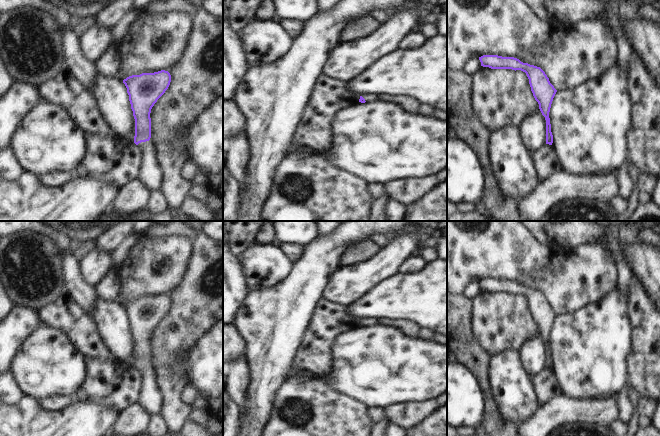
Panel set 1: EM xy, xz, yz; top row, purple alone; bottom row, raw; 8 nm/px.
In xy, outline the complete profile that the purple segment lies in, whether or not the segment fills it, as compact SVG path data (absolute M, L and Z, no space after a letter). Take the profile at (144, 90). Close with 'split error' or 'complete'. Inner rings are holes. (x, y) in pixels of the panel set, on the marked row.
M168 71L132 75L123 80L135 119L134 143L143 152L143 160L137 180L152 192L161 189L163 173L156 158L151 138L151 109L165 93L171 82Z; split error

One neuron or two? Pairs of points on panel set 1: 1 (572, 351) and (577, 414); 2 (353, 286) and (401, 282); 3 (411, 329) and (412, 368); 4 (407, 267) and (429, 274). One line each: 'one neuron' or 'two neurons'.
1: two neurons
2: two neurons
3: two neurons
4: two neurons

